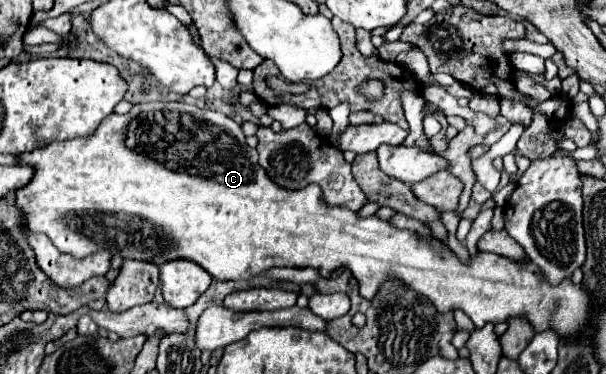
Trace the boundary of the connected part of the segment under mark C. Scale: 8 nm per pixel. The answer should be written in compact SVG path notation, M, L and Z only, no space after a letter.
M134 104L126 114L110 114L88 140L53 142L36 152L16 154L16 164L34 168L30 184L16 190L16 206L26 216L28 230L46 234L62 252L76 258L90 256L98 250L108 250L122 258L152 260L158 266L168 260L186 258L200 264L216 280L248 280L274 266L312 266L328 278L330 272L346 266L360 282L360 292L368 300L378 292L382 280L398 278L408 288L430 298L438 312L464 310L476 328L506 320L508 316L526 316L536 332L554 328L558 336L566 336L590 312L586 290L580 284L572 284L566 278L562 284L550 286L532 262L518 264L498 254L480 252L466 266L436 238L426 240L416 232L398 230L376 216L358 218L348 208L326 206L316 186L298 192L278 188L258 164L256 148L246 146L240 124L220 112L192 104Z

